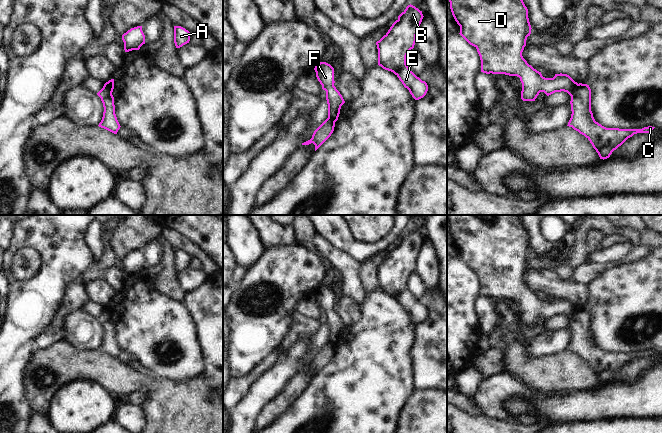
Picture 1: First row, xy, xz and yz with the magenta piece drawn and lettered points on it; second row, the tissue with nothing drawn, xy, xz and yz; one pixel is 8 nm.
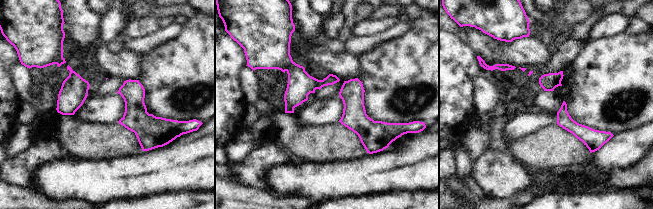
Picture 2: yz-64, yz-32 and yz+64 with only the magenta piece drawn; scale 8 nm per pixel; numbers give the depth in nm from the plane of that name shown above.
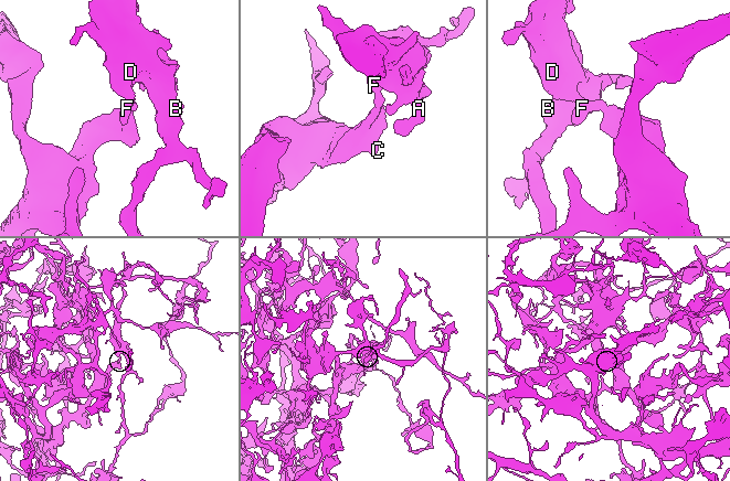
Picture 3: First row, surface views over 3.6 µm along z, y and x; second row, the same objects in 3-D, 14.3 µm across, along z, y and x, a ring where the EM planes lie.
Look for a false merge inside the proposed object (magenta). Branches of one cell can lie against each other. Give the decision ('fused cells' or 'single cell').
fused cells

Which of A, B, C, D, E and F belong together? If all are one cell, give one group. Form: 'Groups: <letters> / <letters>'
Groups: A B D E F / C

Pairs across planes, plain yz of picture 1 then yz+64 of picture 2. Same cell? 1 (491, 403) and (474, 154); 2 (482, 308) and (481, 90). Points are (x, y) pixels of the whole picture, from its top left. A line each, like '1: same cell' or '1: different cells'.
1: different cells
2: same cell

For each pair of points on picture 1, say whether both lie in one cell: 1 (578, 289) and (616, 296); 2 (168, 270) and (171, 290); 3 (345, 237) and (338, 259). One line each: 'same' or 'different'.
1: different
2: same
3: different

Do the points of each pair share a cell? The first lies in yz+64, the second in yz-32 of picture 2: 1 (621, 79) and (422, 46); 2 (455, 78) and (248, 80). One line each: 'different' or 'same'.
1: same
2: different

